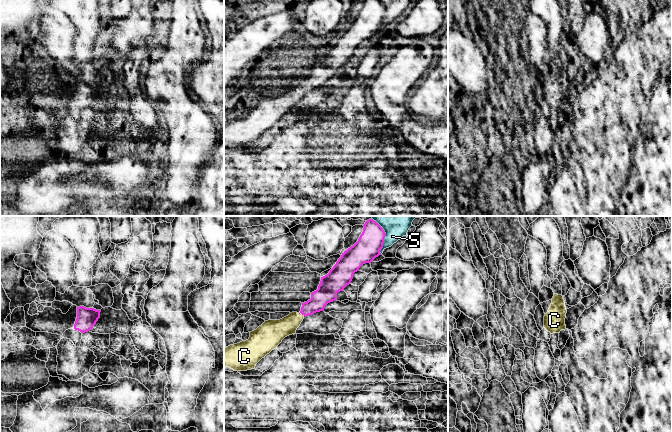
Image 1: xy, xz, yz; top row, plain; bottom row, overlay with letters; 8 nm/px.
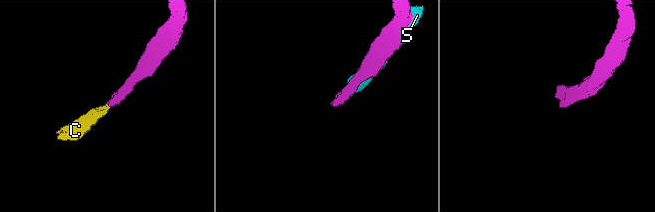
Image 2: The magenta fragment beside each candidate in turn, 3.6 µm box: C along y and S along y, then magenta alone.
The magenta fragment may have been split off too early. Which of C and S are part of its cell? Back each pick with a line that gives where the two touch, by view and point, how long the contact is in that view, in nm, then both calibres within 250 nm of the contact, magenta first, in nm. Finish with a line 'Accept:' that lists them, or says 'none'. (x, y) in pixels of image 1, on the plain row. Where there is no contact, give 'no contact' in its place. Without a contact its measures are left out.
C: contact xz (302, 90); length 50 nm; calibres 150 and 180 nm
Accept: C

